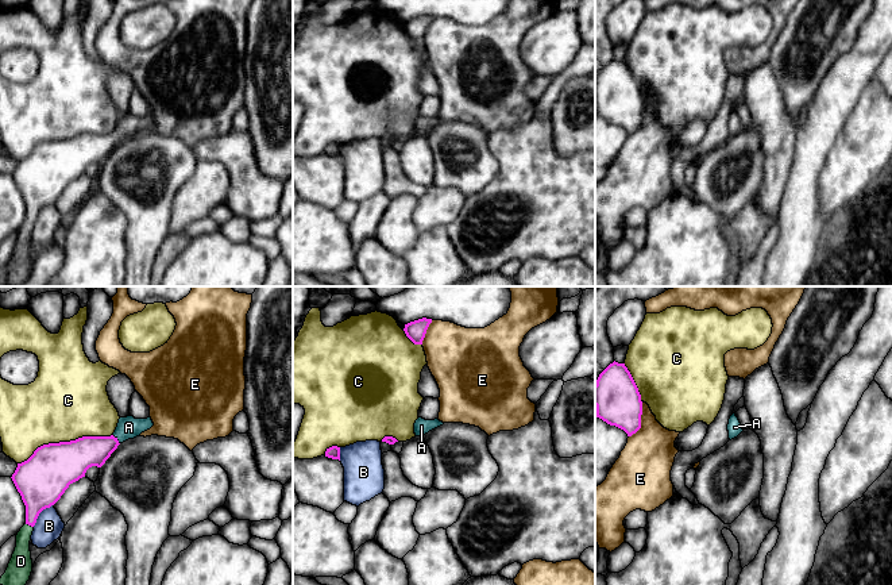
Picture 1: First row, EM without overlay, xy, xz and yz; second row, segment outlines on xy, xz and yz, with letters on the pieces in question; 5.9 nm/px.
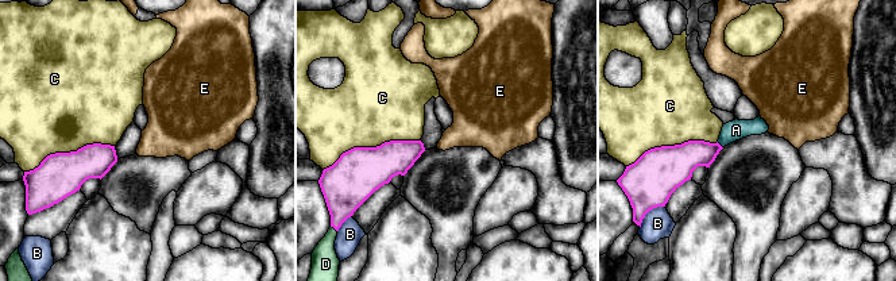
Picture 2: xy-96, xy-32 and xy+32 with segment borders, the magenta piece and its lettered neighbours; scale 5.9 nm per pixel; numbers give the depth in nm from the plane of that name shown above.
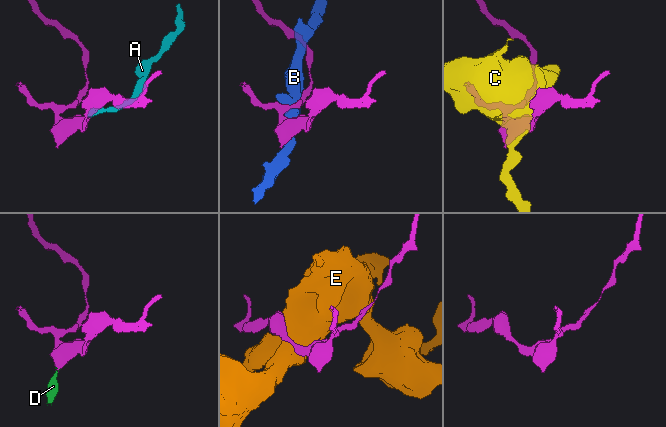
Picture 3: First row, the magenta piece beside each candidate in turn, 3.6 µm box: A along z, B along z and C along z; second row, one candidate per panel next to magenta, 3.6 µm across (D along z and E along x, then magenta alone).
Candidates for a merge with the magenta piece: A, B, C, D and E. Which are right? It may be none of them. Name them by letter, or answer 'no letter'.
A, D

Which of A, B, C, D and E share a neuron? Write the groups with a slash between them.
A D / B / C / E

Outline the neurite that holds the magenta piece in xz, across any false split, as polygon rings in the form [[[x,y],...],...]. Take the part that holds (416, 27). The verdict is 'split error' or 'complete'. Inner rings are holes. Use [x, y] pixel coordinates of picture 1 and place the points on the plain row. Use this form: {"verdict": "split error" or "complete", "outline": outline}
{"verdict": "complete", "outline": [[[422,15],[422,16],[405,22],[403,28],[405,28],[406,34],[414,42],[422,42],[422,38],[425,35],[426,27],[430,20],[432,20],[432,16]]]}

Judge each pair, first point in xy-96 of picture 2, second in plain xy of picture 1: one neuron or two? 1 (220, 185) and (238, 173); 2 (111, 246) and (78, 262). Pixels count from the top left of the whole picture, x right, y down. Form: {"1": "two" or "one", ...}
{"1": "two", "2": "one"}

